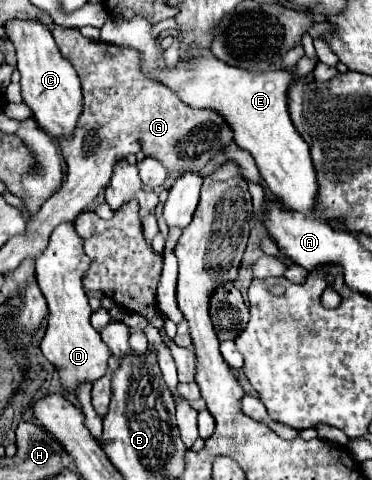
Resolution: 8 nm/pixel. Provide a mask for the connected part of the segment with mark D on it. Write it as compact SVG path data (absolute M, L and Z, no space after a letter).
M71 222L59 224L49 238L49 246L35 260L35 278L49 306L49 322L41 340L41 352L59 368L63 386L73 392L79 382L93 382L101 378L105 374L107 360L111 358L109 348L89 322L91 308L83 290L85 270L89 270L89 256L85 256L81 236L77 236L77 230Z

